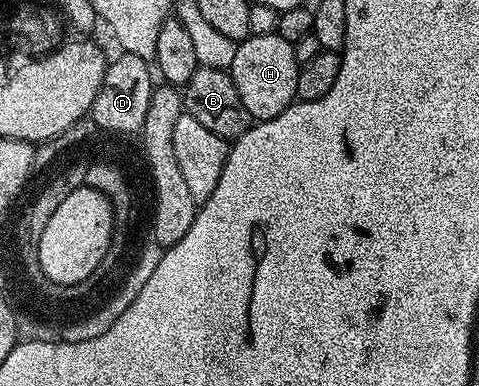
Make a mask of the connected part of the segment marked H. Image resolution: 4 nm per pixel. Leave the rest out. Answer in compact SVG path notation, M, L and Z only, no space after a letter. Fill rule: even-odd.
M277 32L271 35L250 35L240 42L228 73L233 77L239 99L243 101L254 122L275 119L275 115L294 104L299 66L295 59L293 42L283 39Z

